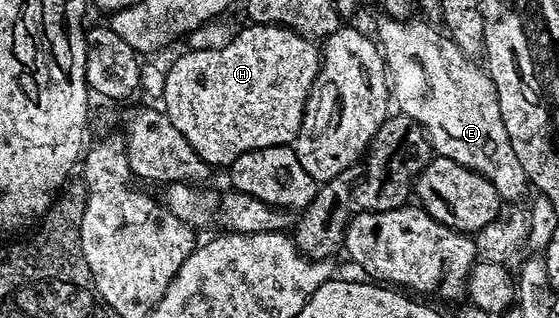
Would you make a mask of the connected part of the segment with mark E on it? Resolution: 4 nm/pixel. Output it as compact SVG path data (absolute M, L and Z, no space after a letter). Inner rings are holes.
M393 17L383 18L383 23L378 27L378 35L376 34L377 40L384 48L388 82L392 88L392 99L396 107L398 103L397 110L403 115L412 117L415 123L424 129L431 148L438 155L448 157L468 169L480 172L488 181L492 181L496 193L503 201L520 198L525 191L528 191L528 180L515 150L512 149L508 130L504 127L493 81L481 66L478 68L474 64L475 60L471 56L465 55L450 40L449 35L439 28L438 32L434 28L437 26L421 18L413 19L401 21Z

